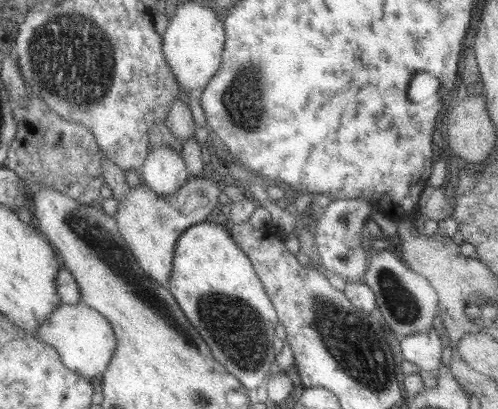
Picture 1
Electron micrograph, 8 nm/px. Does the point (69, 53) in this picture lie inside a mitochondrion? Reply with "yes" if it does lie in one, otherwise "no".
yes

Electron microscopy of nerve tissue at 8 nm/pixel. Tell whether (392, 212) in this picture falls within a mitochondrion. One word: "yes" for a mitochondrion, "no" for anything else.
no

